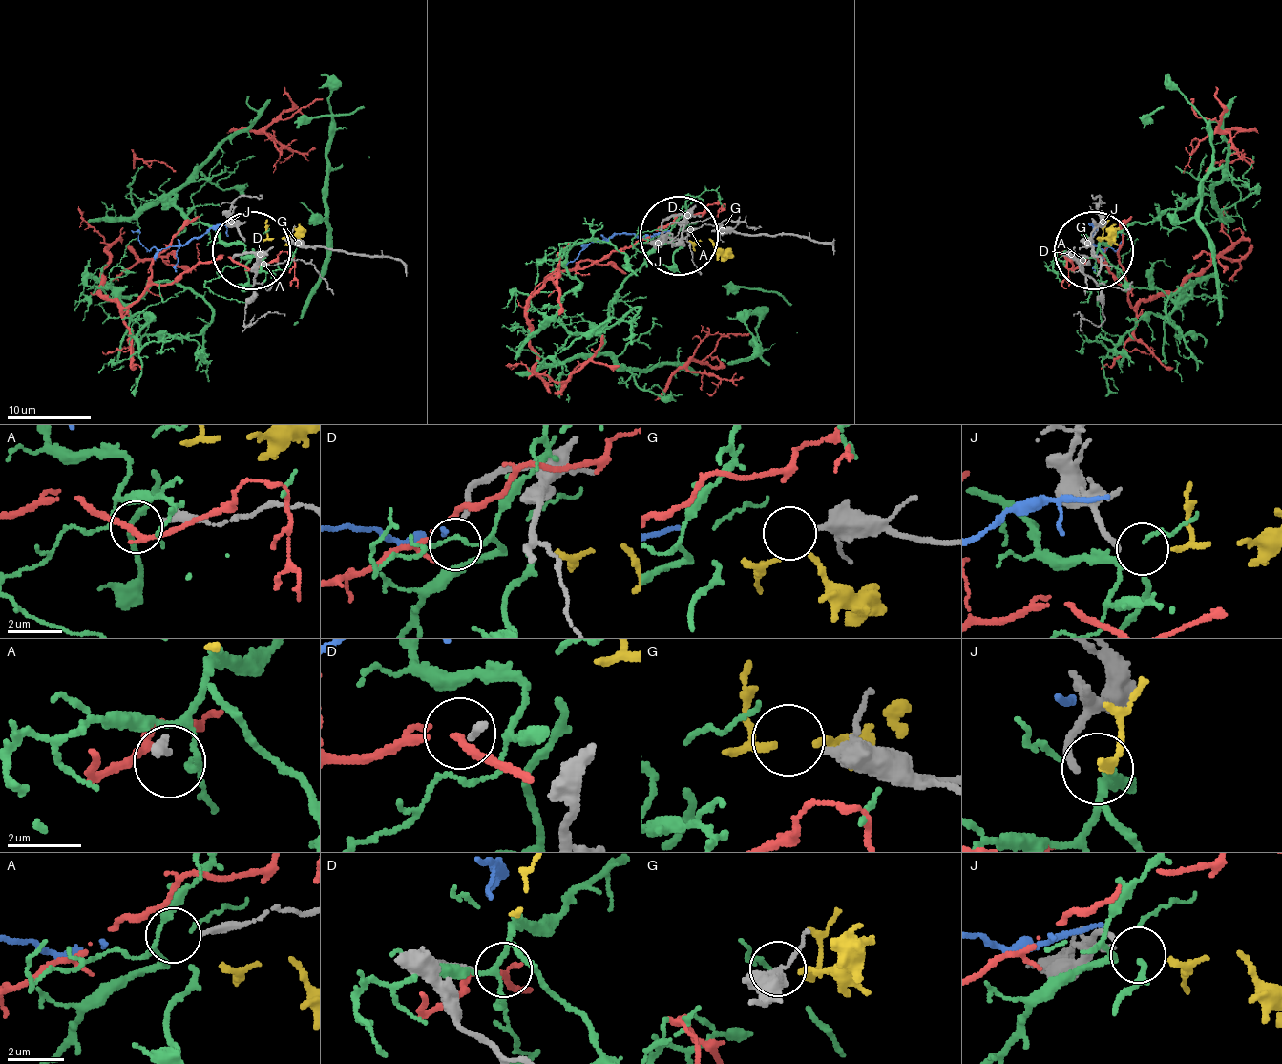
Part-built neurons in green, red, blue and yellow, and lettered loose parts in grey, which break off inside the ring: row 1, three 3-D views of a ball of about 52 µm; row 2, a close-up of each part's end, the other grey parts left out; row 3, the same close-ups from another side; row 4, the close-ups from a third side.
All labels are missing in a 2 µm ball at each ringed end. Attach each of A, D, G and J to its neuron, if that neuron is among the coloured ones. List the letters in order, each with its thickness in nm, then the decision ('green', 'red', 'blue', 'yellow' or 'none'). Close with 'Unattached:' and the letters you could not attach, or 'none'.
A: 240 nm | none
D: 190 nm | none
G: 300 nm | none
J: 200 nm | none
Unattached: A, D, G, J

